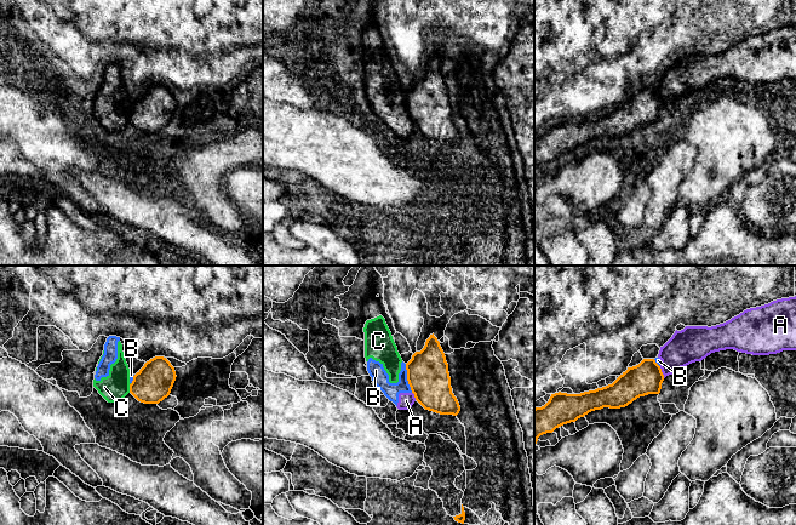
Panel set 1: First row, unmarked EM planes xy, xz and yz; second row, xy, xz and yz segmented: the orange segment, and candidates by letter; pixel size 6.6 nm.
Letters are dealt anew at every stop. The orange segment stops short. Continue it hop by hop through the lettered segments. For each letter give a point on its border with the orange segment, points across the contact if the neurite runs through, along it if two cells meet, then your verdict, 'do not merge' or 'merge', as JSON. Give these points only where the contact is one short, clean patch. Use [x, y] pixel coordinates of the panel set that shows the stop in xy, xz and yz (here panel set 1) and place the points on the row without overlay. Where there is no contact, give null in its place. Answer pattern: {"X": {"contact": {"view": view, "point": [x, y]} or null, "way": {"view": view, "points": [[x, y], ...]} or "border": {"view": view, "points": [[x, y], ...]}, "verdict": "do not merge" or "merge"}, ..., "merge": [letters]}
{"A": {"contact": {"view": "yz", "point": [662, 101]}, "verdict": "do not merge"}, "B": {"contact": {"view": "xz", "point": [407, 107]}, "way": {"view": "xz", "points": [[428, 104], [407, 107], [389, 114], [376, 98]]}, "verdict": "merge"}, "C": {"contact": {"view": "xy", "point": [130, 117]}, "verdict": "do not merge"}, "merge": ["B"]}

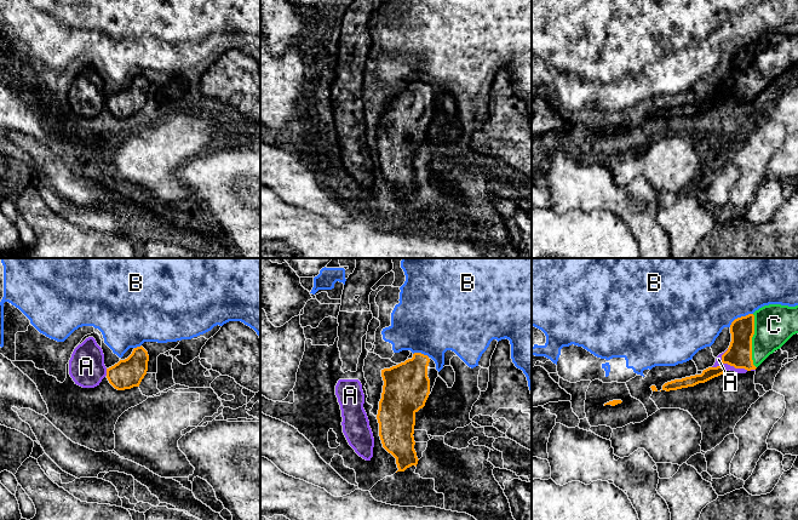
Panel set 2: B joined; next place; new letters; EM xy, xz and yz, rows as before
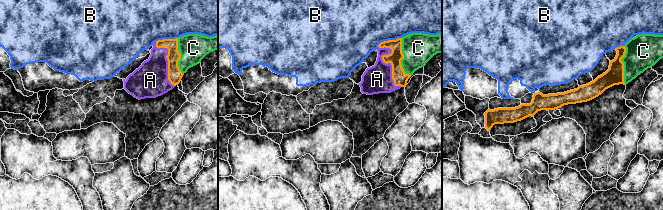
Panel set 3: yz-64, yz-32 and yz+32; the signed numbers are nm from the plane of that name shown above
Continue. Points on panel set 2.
{"A": {"contact": {"view": "yz", "point": [730, 93]}, "verdict": "do not merge"}, "B": {"contact": {"view": "yz", "point": [741, 45]}, "verdict": "do not merge"}, "C": {"contact": {"view": "yz", "point": [751, 69]}, "verdict": "do not merge"}, "merge": []}

